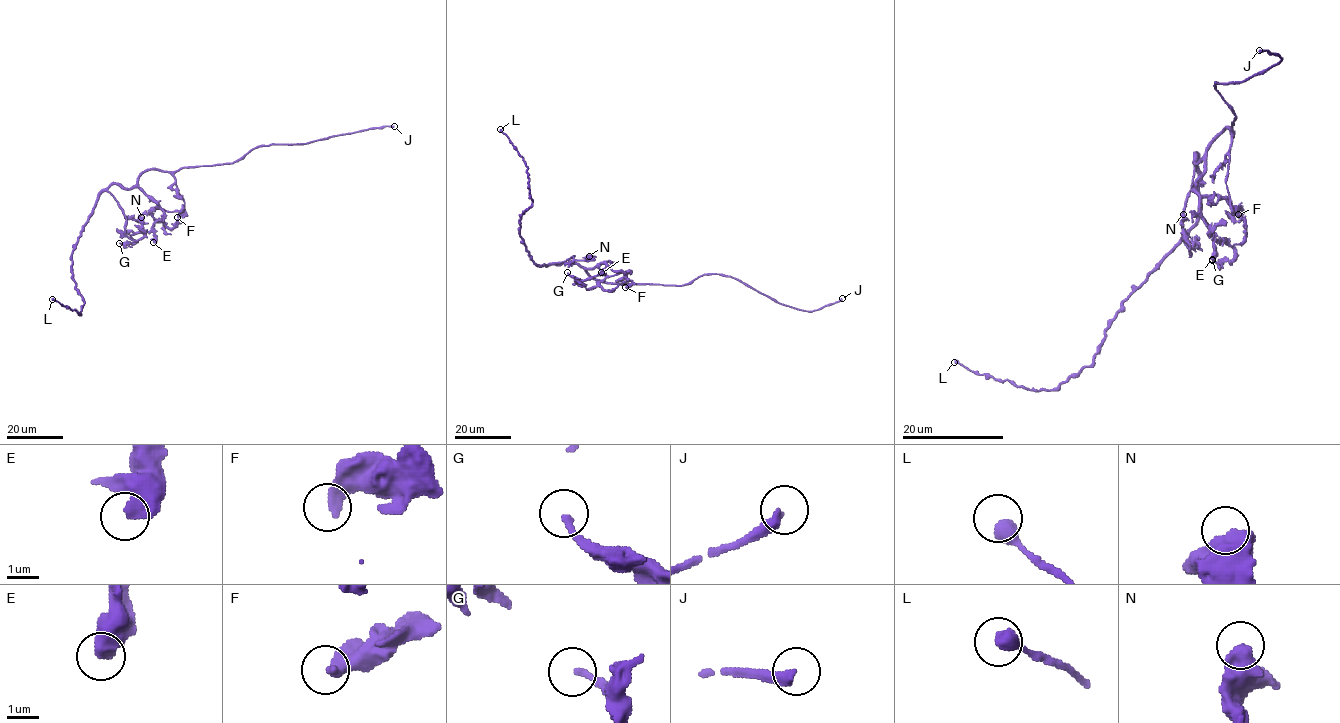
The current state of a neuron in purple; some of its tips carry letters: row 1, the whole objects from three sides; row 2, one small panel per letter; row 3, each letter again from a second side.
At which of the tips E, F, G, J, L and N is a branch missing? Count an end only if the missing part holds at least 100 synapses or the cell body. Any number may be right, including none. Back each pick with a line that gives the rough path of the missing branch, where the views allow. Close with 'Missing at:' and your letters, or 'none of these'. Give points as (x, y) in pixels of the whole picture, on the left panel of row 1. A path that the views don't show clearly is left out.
Missing at: J

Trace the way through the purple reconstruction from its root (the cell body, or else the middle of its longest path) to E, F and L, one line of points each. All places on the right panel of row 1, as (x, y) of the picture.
E: (1214, 140), (1207, 150), (1205, 170), (1195, 184), (1199, 214), (1212, 235), (1212, 259)
F: (1214, 140), (1226, 128), (1231, 131), (1226, 186), (1230, 203), (1238, 214)
L: (1214, 140), (1198, 163), (1195, 155), (1197, 224), (1123, 302), (1089, 366), (1057, 387), (1030, 390), (954, 362)

